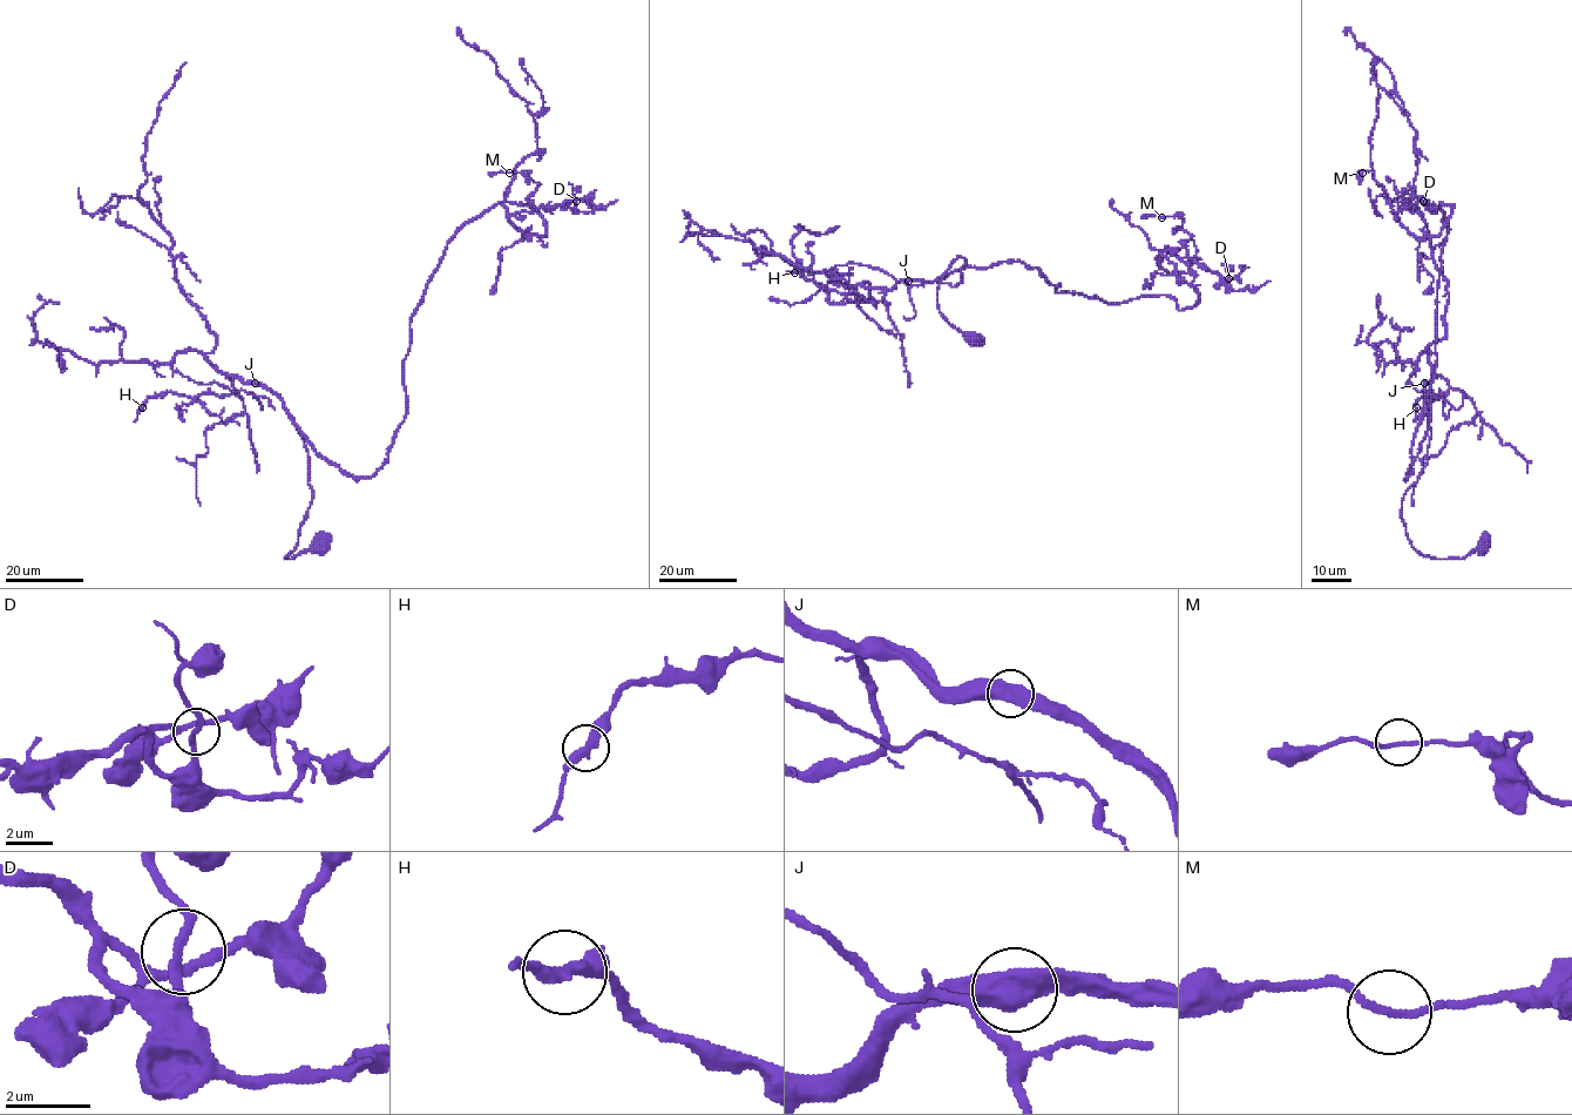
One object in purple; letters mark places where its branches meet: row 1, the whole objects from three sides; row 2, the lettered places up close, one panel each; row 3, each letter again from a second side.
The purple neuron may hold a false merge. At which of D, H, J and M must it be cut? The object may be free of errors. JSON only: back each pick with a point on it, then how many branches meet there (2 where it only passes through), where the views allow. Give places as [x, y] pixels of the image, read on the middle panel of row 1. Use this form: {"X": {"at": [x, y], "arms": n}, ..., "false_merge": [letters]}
{"false_merge": []}

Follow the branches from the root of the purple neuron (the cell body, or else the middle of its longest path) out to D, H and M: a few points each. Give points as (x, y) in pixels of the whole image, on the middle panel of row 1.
D: (973, 338), (937, 304), (959, 257), (937, 283), (1022, 261), (1180, 310), (1165, 250), (1228, 278)
H: (973, 338), (937, 304), (941, 277), (962, 257), (960, 283), (900, 281), (887, 305), (821, 289), (794, 271)
M: (973, 338), (937, 304), (959, 257), (937, 283), (1022, 261), (1192, 306), (1161, 217)

